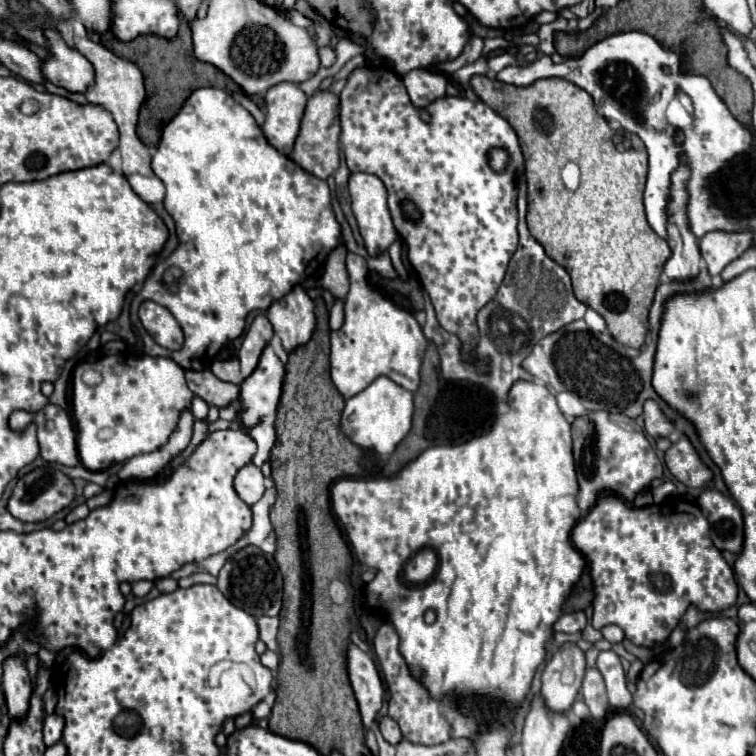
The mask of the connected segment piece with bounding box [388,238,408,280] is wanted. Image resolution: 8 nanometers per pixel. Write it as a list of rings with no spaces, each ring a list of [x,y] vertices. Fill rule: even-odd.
[[[399,238],[389,247],[388,253],[398,276],[403,280],[407,279],[408,275],[401,260],[401,240]]]

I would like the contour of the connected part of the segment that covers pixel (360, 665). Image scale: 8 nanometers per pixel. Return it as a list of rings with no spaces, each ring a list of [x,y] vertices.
[[[354,644],[348,648],[348,672],[360,706],[360,714],[362,718],[366,718],[366,728],[370,730],[376,724],[378,710],[382,708],[384,701],[384,686],[380,674],[374,660]]]

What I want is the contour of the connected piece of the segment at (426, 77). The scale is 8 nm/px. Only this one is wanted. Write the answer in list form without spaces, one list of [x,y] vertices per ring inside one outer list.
[[[416,68],[402,76],[408,96],[416,108],[424,108],[428,102],[444,96],[446,92],[446,76],[440,72],[432,72],[428,68]]]

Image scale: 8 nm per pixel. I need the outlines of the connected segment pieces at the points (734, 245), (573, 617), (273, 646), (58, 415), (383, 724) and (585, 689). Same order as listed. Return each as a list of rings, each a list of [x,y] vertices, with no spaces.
[[[714,230],[700,238],[700,252],[708,264],[708,272],[712,276],[720,274],[732,260],[736,260],[750,244],[754,232],[722,232]]]
[[[572,612],[572,614],[562,614],[558,622],[554,622],[554,630],[564,630],[564,632],[582,632],[586,627],[586,614],[584,612]]]
[[[260,616],[260,618],[258,618],[258,630],[260,630],[260,640],[266,644],[266,648],[272,650],[272,652],[276,652],[276,650],[278,650],[278,642],[276,642],[278,618]]]
[[[48,404],[34,414],[34,422],[38,426],[40,456],[44,460],[64,466],[80,464],[76,450],[76,430],[72,426],[70,414],[64,408]]]
[[[384,716],[384,718],[380,718],[380,732],[382,732],[382,736],[384,736],[384,740],[388,742],[388,744],[398,744],[400,740],[402,740],[402,732],[400,732],[400,728],[398,728],[398,724],[390,718],[390,716]]]
[[[586,668],[580,692],[582,692],[582,698],[588,704],[592,716],[602,720],[608,712],[608,696],[604,690],[604,678],[600,678],[600,672],[596,668]]]

